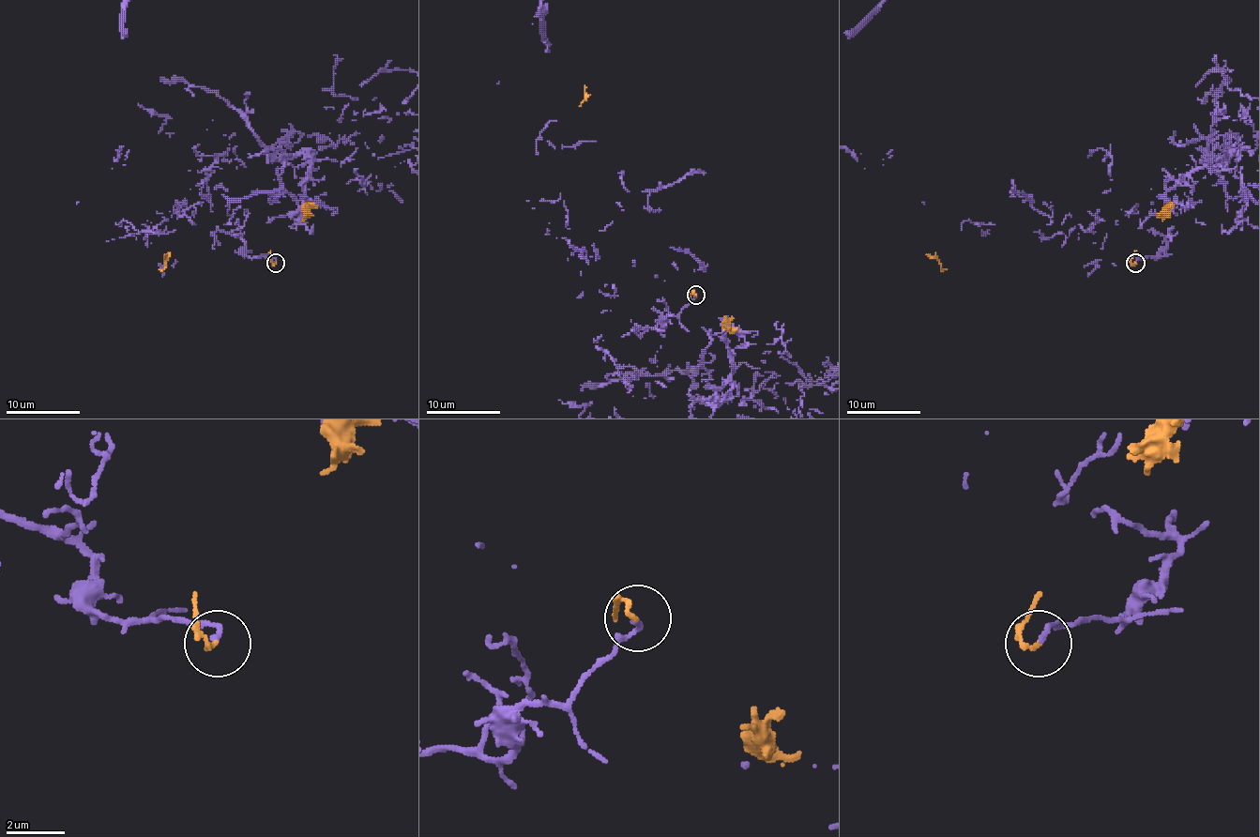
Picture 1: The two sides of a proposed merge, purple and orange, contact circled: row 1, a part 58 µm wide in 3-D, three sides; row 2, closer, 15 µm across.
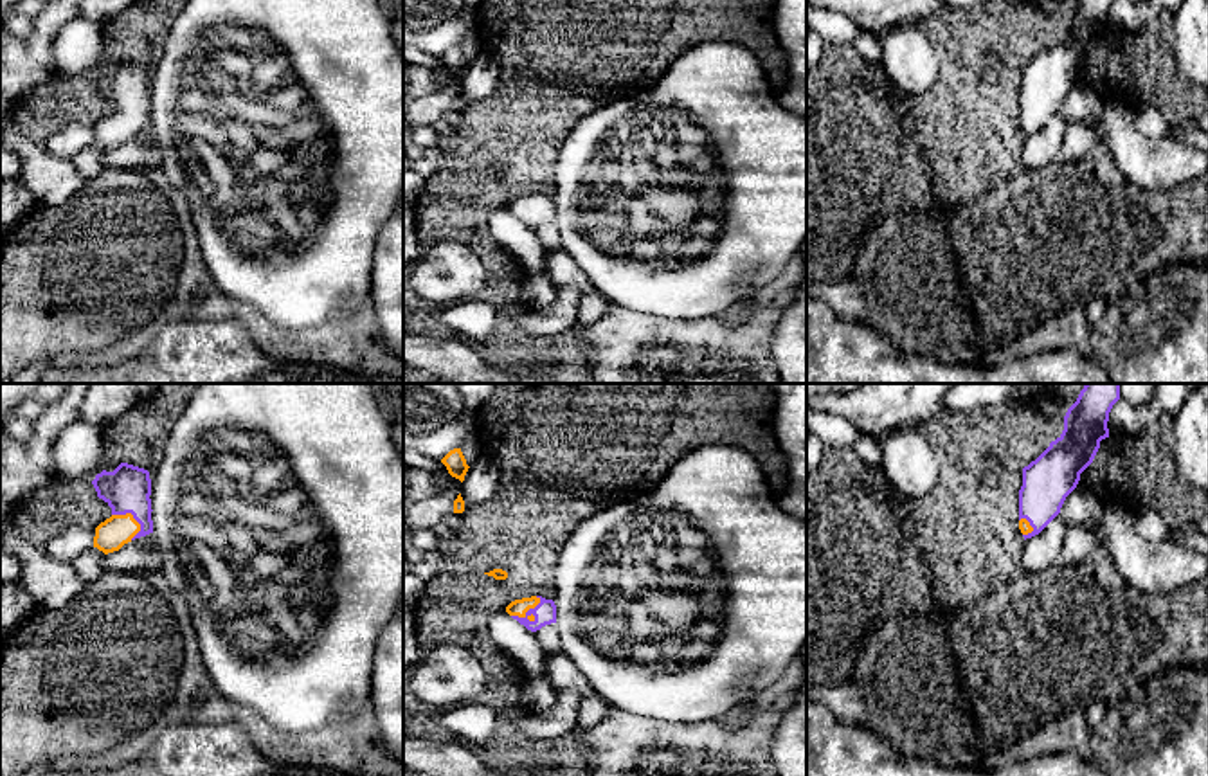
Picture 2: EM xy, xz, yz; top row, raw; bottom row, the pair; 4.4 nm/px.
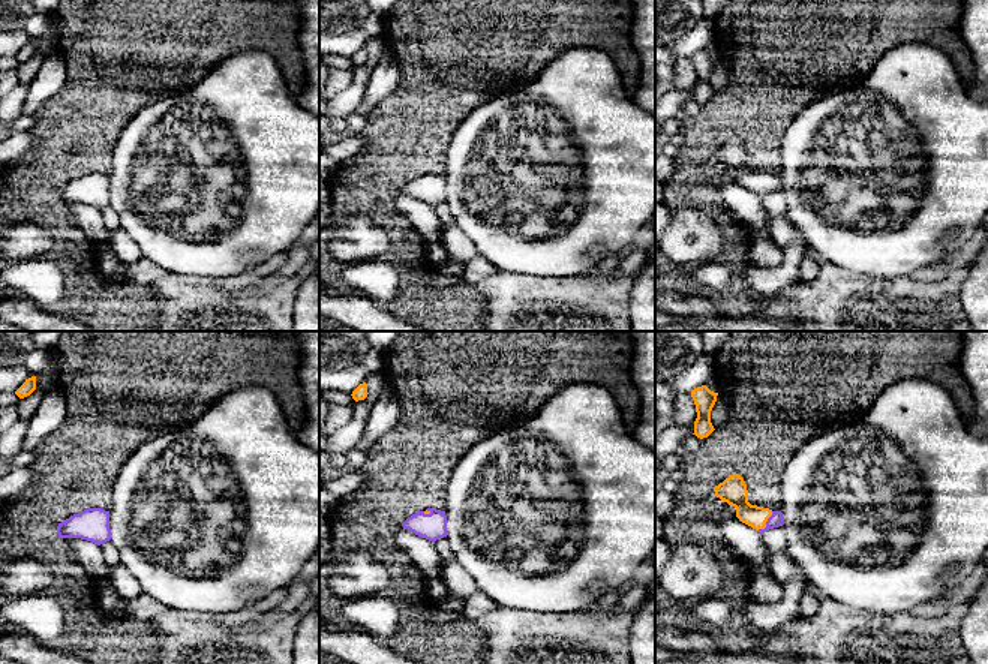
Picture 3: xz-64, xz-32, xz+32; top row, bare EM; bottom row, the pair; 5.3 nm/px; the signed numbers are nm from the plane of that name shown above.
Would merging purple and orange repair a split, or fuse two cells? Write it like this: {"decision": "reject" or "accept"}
{"decision": "reject"}

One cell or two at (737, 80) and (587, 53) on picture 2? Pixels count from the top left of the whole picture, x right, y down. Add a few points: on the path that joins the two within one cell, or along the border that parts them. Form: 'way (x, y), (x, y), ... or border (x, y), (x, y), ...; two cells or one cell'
border (701, 42), (683, 51), (650, 90); two cells

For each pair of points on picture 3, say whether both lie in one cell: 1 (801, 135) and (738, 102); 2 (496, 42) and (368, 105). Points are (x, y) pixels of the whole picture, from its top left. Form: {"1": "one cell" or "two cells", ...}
{"1": "two cells", "2": "two cells"}

